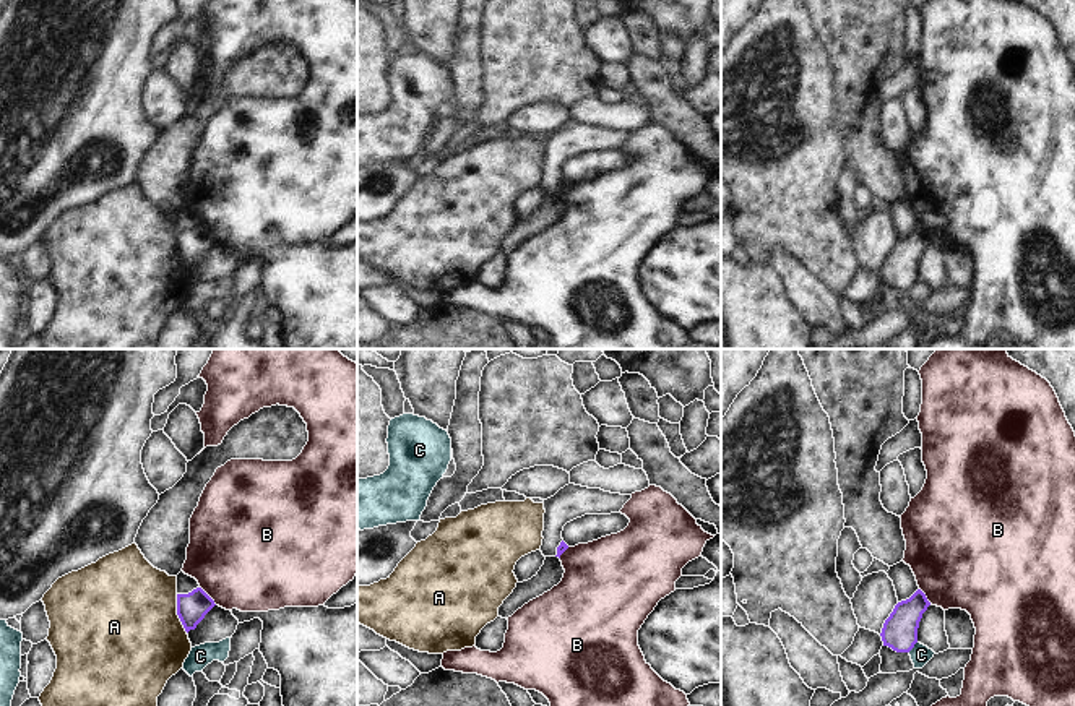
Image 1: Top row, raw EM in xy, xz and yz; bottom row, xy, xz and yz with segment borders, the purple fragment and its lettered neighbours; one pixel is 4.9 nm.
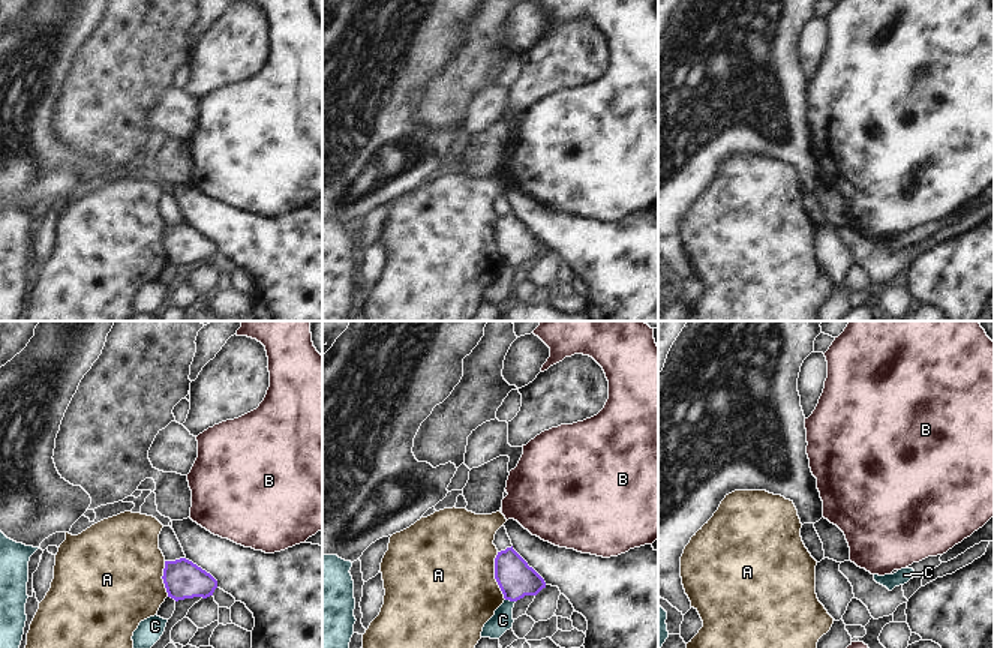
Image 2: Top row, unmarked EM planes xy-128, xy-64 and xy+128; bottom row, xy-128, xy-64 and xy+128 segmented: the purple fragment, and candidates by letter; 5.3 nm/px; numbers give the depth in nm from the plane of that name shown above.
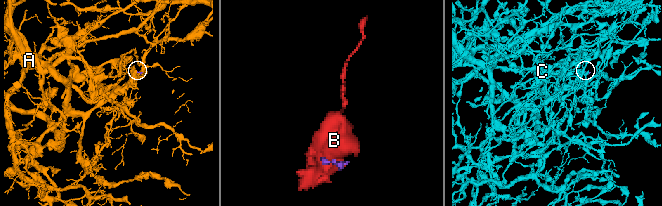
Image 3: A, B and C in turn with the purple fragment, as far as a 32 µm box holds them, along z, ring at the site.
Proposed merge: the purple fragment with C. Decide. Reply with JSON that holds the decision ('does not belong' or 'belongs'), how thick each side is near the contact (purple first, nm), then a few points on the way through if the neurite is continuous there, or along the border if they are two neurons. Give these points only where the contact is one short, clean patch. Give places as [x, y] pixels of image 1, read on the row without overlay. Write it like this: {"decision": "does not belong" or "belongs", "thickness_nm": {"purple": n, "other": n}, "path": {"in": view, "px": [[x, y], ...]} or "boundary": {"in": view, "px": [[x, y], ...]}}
{"decision": "does not belong", "thickness_nm": {"purple": 180, "other": 100}, "boundary": {"in": "yz", "px": [[916, 278], [908, 288]]}}

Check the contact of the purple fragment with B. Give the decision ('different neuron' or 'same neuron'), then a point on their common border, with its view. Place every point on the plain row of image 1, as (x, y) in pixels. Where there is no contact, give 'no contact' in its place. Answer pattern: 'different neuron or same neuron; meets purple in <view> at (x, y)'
different neuron; meets purple in xy at (208, 232)

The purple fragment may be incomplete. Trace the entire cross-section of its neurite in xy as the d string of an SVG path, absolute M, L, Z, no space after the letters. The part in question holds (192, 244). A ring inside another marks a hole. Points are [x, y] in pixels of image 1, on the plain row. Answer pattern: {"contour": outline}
{"contour": "M201 224L188 230L177 230L177 252L185 268L195 266L214 242L214 237Z"}

